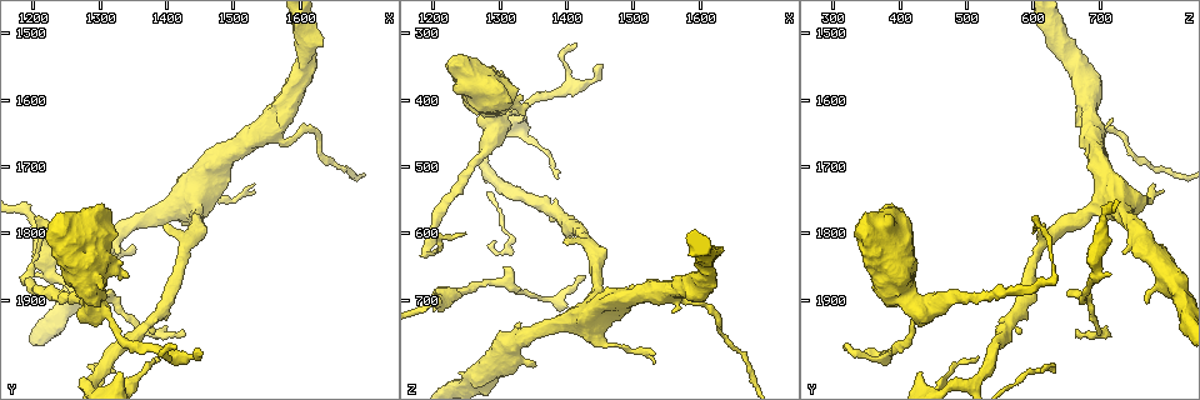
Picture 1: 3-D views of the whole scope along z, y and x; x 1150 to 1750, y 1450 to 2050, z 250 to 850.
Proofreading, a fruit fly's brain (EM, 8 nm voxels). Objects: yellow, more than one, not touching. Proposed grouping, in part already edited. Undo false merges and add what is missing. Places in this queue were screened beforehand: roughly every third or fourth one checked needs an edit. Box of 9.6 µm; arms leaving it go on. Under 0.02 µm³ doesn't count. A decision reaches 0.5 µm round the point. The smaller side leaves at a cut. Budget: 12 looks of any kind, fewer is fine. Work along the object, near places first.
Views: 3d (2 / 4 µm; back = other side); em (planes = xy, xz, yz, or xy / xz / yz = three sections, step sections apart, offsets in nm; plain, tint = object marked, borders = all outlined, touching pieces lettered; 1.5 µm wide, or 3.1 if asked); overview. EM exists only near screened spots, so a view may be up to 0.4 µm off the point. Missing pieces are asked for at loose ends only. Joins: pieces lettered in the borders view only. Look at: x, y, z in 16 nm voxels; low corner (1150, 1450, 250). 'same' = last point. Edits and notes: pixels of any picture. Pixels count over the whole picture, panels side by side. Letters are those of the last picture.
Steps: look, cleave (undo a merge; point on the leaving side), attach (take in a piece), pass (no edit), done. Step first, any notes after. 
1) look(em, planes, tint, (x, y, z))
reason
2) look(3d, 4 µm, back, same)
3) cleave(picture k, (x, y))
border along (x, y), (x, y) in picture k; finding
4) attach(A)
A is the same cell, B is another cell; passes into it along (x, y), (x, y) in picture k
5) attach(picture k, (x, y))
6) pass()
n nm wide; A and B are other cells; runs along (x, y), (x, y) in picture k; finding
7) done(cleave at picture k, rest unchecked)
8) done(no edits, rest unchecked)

look(3d, 2 µm, (1245, 1800, 600))
tapers out

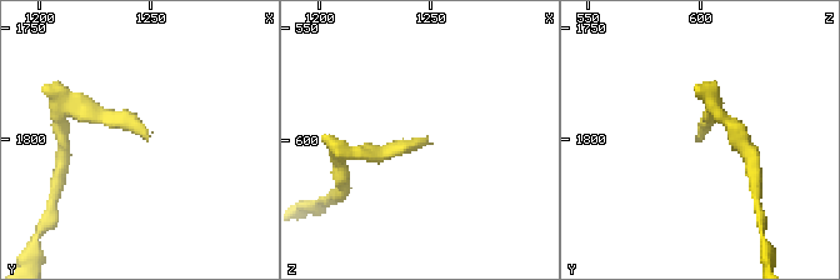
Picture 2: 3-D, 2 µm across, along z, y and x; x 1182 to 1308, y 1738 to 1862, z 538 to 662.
look(em, planes, borders, (1247, 1800, 600))

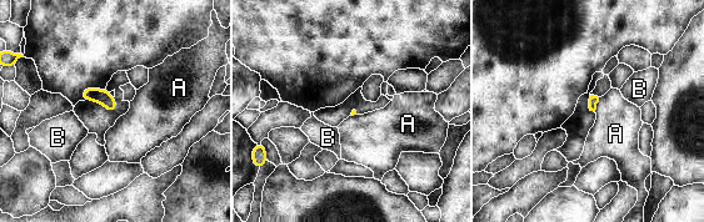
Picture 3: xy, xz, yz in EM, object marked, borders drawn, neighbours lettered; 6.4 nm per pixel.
pass()
A and B are other cells; none of them fits

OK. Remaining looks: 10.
look(3d, 2 µm, (1395, 1790, 615))
free end

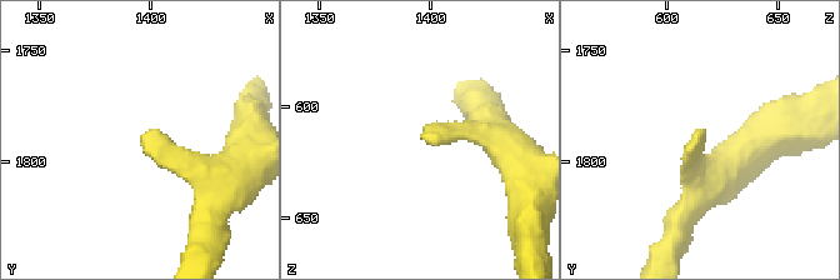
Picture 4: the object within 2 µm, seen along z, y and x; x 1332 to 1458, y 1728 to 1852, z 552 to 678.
look(em, planes, borders, (1394, 1790, 615))
need the tissue

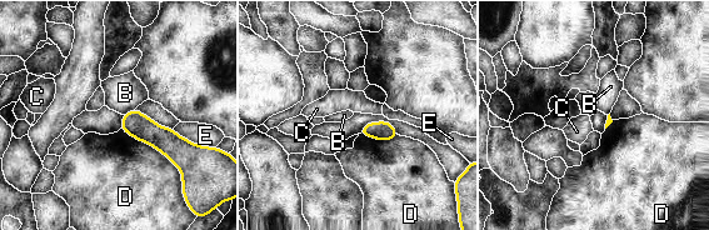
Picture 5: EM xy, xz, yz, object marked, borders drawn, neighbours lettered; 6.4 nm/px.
pass()
B, C, D and E are other cells; border along (121, 128), (161, 151), (183, 178) in picture 5; no lettered piece goes on from it

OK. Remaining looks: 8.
look(em, xy, step 4, borders, (1420, 1965, 320))
tapers out

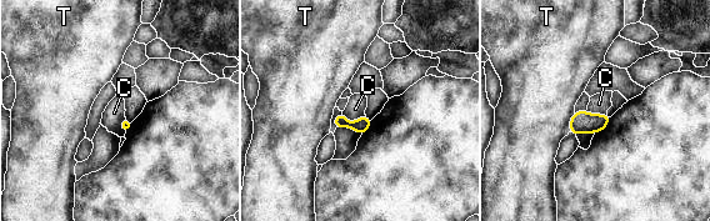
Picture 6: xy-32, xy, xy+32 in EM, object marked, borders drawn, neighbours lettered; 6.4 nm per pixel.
pass()
C and T are other cells; border along (343, 111), (348, 121), (365, 115) in picture 6; no lettered piece goes on from it

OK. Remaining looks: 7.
look(3d, 2 µm, (1275, 1895, 480))
thick turns thin

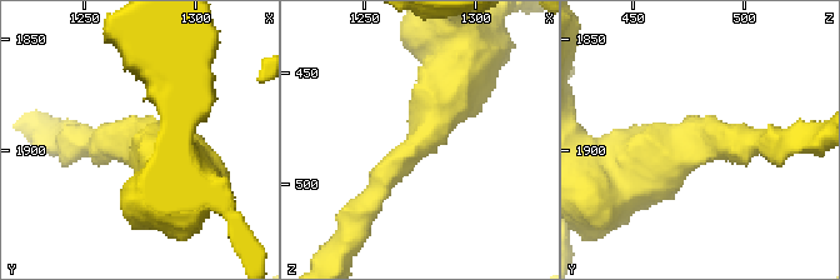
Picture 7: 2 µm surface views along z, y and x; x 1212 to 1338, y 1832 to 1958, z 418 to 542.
look(em, planes, borders, (1278, 1895, 479))
need the tissue

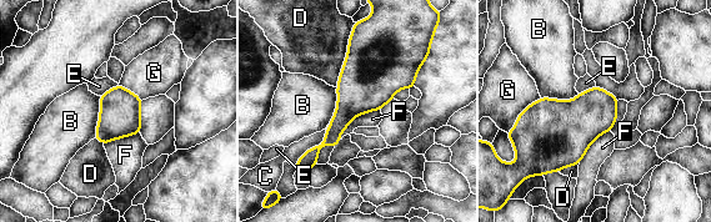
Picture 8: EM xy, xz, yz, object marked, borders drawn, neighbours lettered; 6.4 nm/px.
pass()
190 nm wide; B, C, D, E, F and G are other cells; all the same neuron

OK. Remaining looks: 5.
look(em, planes, plain, (1355, 1825, 795))
thick end

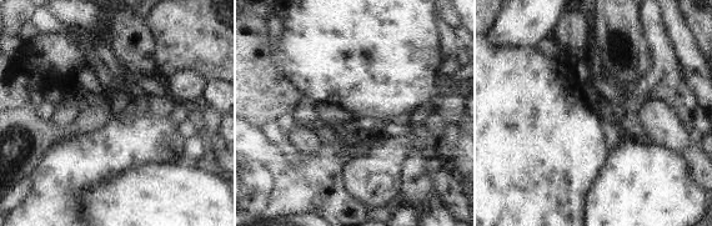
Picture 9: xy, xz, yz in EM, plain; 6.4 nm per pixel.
look(em, planes, borders, same)

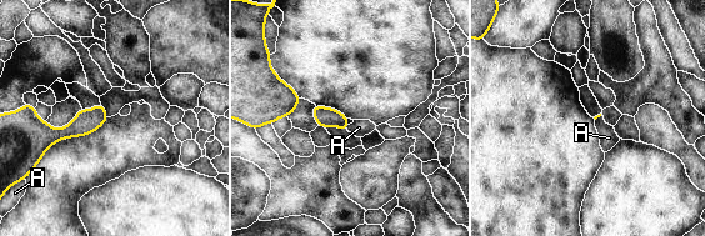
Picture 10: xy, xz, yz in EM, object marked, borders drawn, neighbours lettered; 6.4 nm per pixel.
pass()
A is another cell; border along (349, 125), (346, 129) in picture 10; none of them fits

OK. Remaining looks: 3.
done(no edits, rest unchecked)

